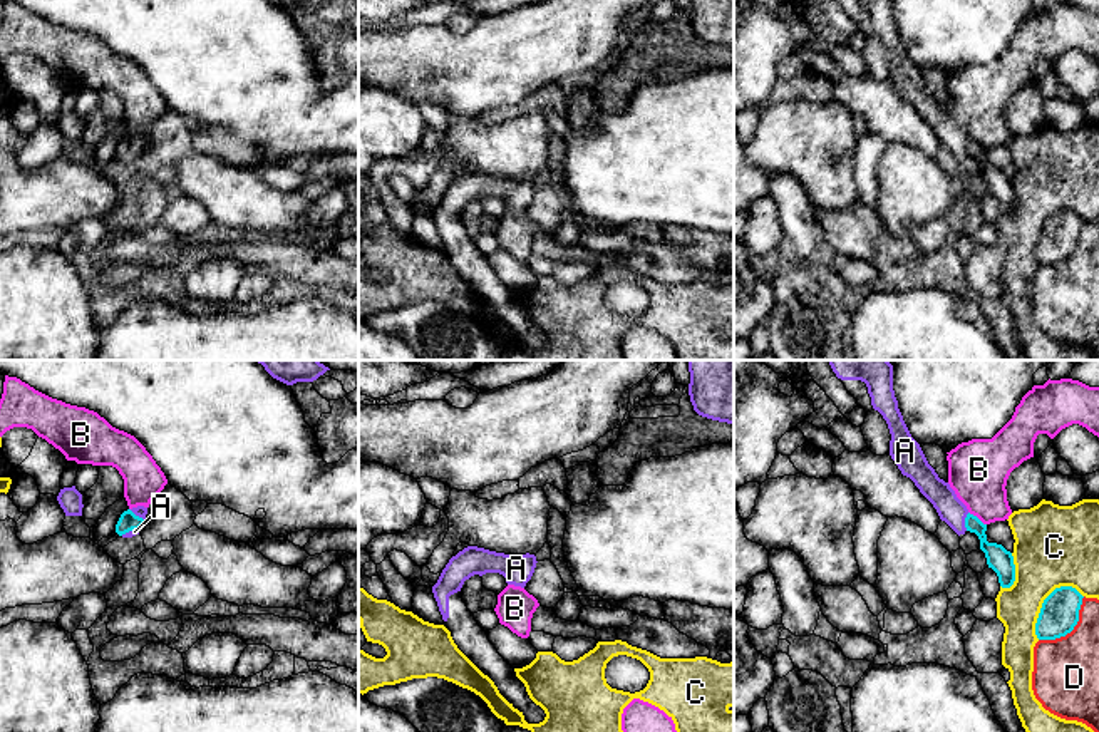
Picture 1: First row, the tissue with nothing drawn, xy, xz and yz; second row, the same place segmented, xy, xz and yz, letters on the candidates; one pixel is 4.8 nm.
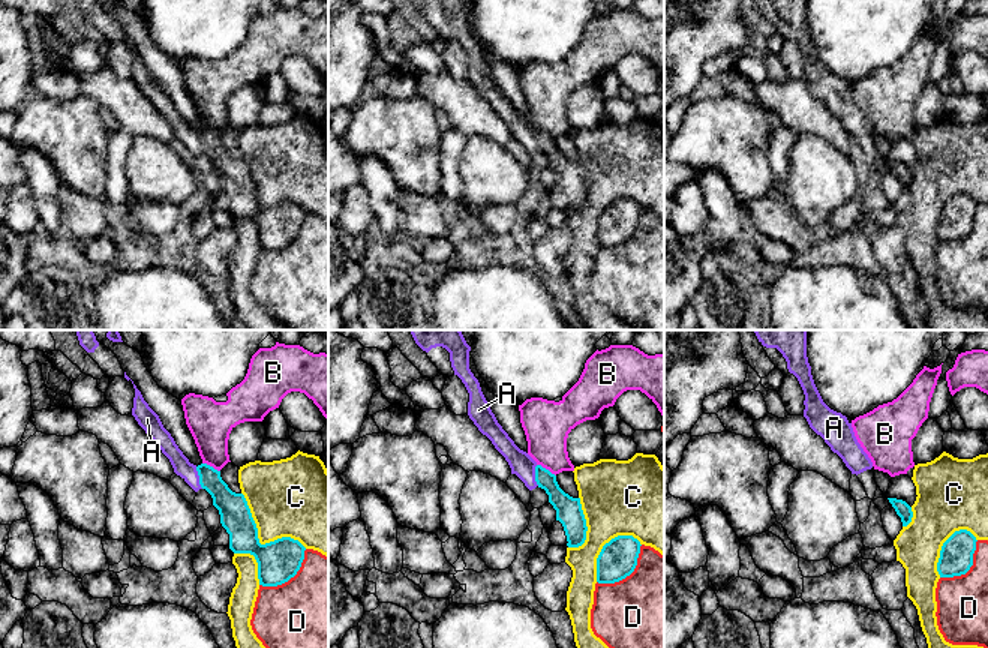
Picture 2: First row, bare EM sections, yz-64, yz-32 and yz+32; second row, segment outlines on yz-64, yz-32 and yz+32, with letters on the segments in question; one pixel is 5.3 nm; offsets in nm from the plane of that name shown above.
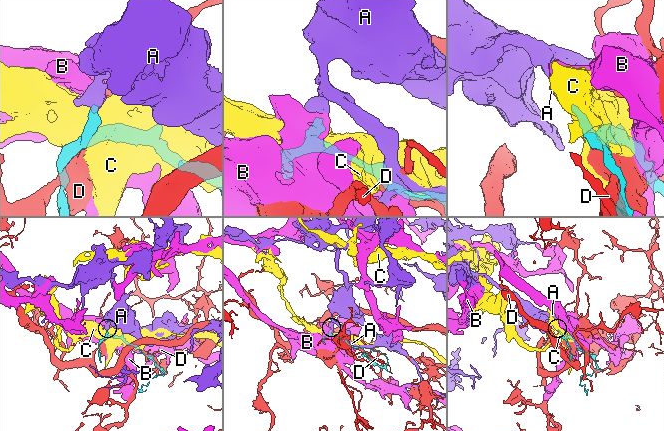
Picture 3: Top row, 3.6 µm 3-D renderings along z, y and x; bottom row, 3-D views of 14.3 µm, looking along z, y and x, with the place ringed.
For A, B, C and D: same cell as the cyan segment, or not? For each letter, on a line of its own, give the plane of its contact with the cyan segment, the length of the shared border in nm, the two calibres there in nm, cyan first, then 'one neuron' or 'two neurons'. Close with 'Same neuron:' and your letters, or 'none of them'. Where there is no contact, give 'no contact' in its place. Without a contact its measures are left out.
A: yz | 90 nm | 120/130 nm | one neuron
B: yz | 110 nm | 120/280 nm | two neurons
C: yz | 320 nm | 190/340 nm | two neurons
D: yz | 300 nm | 190/320 nm | two neurons
Same neuron: A

